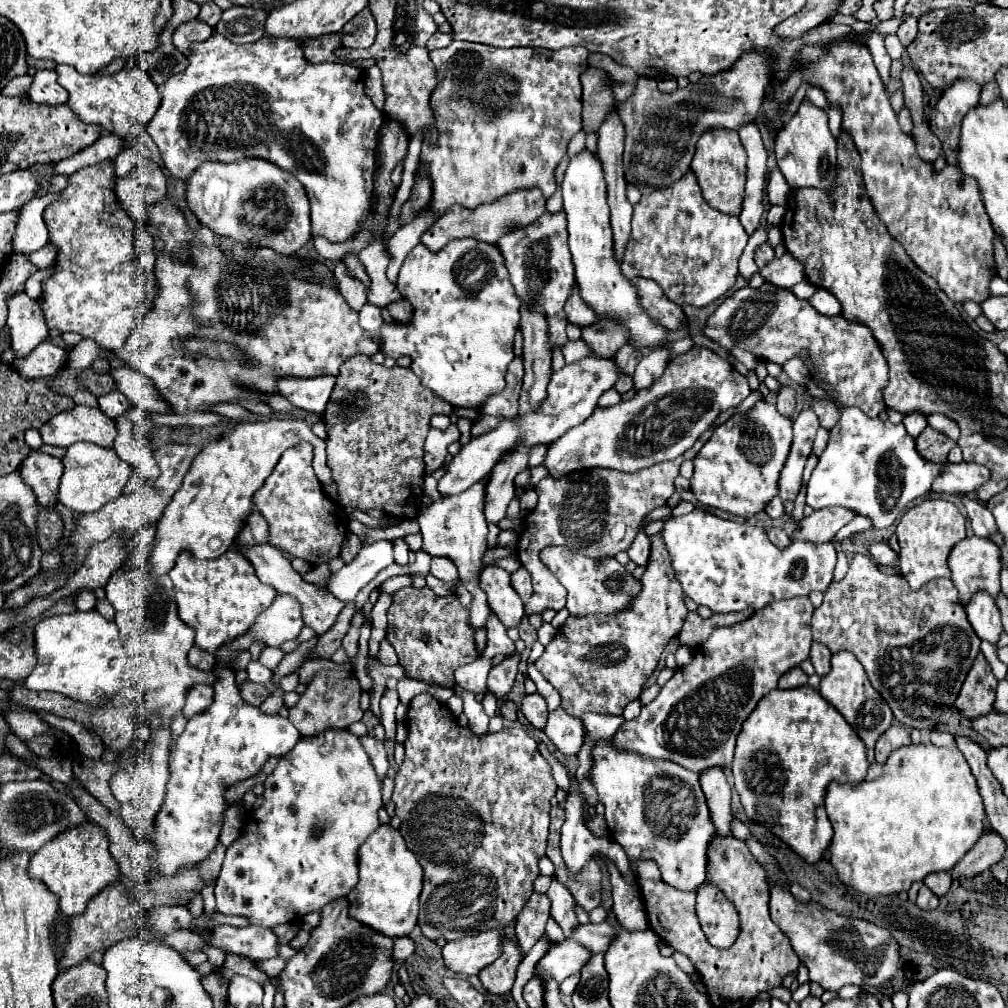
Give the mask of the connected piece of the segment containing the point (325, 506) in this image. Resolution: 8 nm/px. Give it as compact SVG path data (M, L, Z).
M298 443L286 449L274 473L256 493L254 507L266 517L270 525L270 545L318 567L338 557L340 545L346 537L346 515L338 503L328 499L322 483L316 479L312 469L312 451L312 443Z

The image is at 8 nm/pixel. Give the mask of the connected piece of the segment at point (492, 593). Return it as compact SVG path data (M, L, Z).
M488 565L480 573L480 589L488 595L488 605L500 617L506 629L520 623L524 617L524 605L510 585L510 573L502 567Z

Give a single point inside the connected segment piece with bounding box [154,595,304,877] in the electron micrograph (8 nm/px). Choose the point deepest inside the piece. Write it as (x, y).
(229, 742)

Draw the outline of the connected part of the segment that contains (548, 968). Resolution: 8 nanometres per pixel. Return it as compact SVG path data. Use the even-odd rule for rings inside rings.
M570 937L560 945L552 943L546 955L536 963L534 971L542 977L552 977L558 979L558 983L562 983L572 973L578 973L590 959L590 955L592 953L584 945Z

